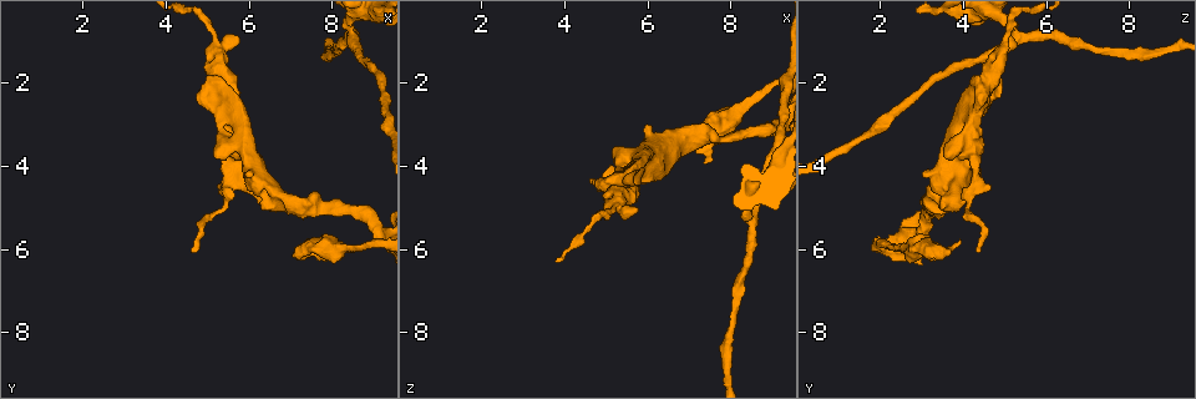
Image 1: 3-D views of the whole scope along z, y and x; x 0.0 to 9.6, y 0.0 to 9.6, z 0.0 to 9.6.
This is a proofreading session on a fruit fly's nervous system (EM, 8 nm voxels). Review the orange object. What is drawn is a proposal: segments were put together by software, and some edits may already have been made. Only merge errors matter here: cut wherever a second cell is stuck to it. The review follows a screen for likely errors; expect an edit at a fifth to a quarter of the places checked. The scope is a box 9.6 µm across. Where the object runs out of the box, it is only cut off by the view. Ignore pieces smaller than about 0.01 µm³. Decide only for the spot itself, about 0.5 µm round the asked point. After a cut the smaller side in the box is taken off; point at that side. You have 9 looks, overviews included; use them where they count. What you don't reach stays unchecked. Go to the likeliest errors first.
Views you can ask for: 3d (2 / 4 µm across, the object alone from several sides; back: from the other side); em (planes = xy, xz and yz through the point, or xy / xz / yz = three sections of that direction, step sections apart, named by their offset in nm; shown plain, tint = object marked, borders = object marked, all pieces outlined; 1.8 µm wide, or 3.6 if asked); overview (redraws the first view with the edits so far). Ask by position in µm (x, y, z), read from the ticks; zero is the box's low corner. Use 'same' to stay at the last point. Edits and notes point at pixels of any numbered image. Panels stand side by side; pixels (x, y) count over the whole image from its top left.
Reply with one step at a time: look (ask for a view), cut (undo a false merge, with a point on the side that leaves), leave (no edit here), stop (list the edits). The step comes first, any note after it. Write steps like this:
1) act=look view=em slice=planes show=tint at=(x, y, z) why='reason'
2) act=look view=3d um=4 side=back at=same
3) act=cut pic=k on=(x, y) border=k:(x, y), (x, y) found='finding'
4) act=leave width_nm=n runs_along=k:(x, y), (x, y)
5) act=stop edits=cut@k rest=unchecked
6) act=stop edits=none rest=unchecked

act=look view=em slice=xy step=4 show=plain at=(8.10, 5.85, 2.90) why='sharp bend'

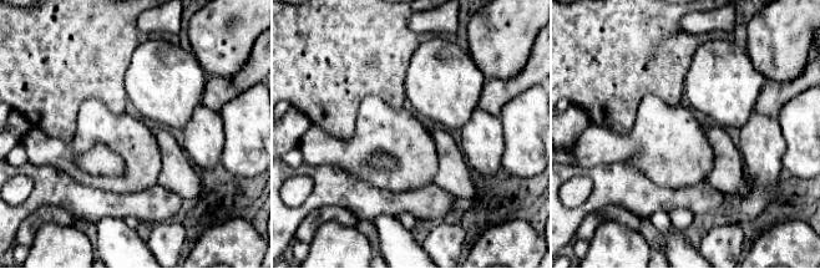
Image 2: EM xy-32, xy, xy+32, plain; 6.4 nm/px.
act=look view=em slice=xy step=4 show=tint at=same

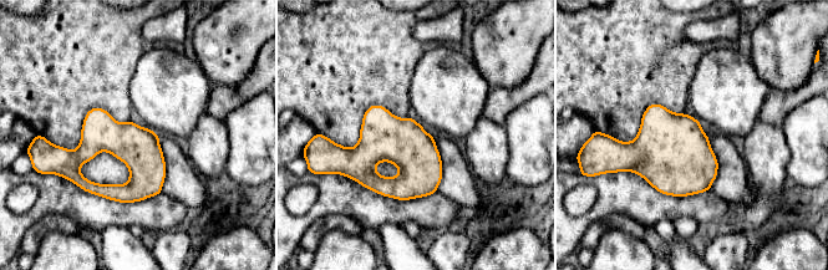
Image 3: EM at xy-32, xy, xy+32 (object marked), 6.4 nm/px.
act=leave found='one cell here'

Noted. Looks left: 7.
act=look view=3d um=2 side=back at=(5.85, 3.30, 3.85) why='sharp bend'

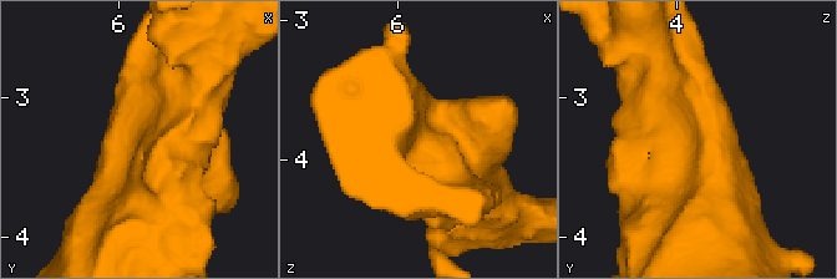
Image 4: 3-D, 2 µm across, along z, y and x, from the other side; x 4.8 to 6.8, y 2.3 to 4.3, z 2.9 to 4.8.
act=look view=em slice=xz step=4 show=tint at=(5.78, 3.24, 3.82) why='need the tissue'

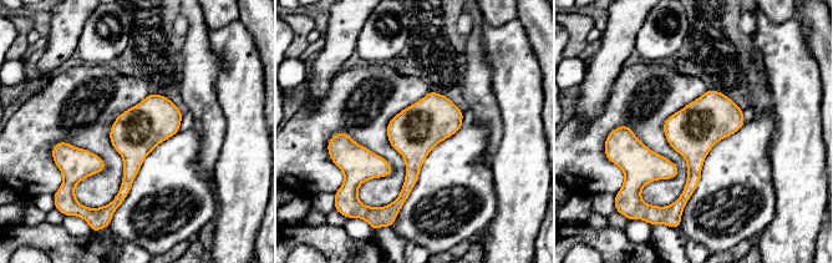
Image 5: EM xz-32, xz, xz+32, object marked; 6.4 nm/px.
act=leave found='continuous, no second cell'

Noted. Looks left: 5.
act=look view=em slice=xy step=4 show=borders at=(8.55, 0.90, 5.20)

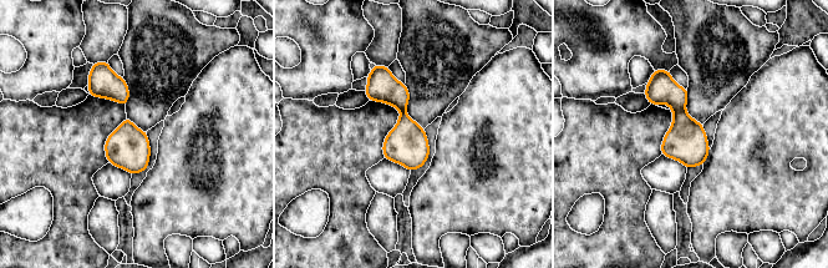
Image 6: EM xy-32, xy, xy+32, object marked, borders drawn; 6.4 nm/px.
act=cut pic=6 on=(686, 141) border=6:(672, 109), (684, 110) found='two cells meet here'

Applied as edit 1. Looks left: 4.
act=look view=em slice=planes show=tint at=(5.25, 1.10, 5.05) why='sudden change in width'

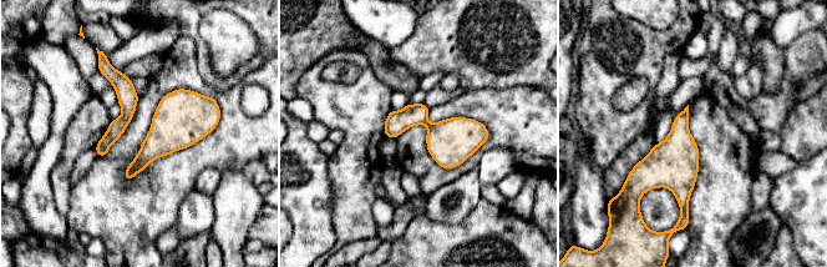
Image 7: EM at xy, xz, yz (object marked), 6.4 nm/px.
act=leave found='all the same cell'

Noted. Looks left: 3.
act=stop edits=cut@6 rest=unchecked

